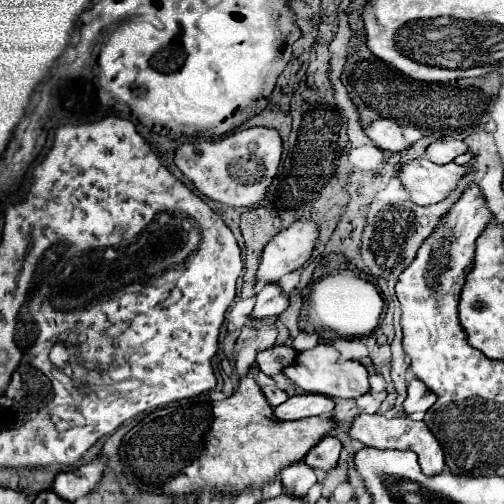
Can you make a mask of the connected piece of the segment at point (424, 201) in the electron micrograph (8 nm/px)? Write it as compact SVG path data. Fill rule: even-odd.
M422 158L404 164L398 172L398 178L410 192L412 202L416 202L418 206L430 206L450 196L460 178L466 176L468 172L472 172L472 166L468 164L460 166L456 162L450 162L438 166L432 164L428 158Z

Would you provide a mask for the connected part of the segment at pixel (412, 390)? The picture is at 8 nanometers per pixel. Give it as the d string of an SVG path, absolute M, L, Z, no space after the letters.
M412 378L412 382L408 384L406 412L408 412L408 414L414 414L414 412L426 412L434 402L436 402L436 394L430 392L428 388L424 388L424 384L420 384L420 380Z

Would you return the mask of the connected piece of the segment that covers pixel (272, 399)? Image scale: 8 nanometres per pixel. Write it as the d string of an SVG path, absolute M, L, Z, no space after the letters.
M270 384L270 386L262 386L262 390L264 390L264 396L268 398L268 402L270 402L270 406L280 406L286 398L288 398L288 394L284 392L284 390L280 390L276 384Z

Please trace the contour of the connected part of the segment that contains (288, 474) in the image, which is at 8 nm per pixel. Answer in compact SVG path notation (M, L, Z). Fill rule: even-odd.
M304 462L290 464L288 468L284 468L280 472L280 478L282 478L284 490L294 496L306 496L308 490L318 482L316 472L312 468L308 468Z

